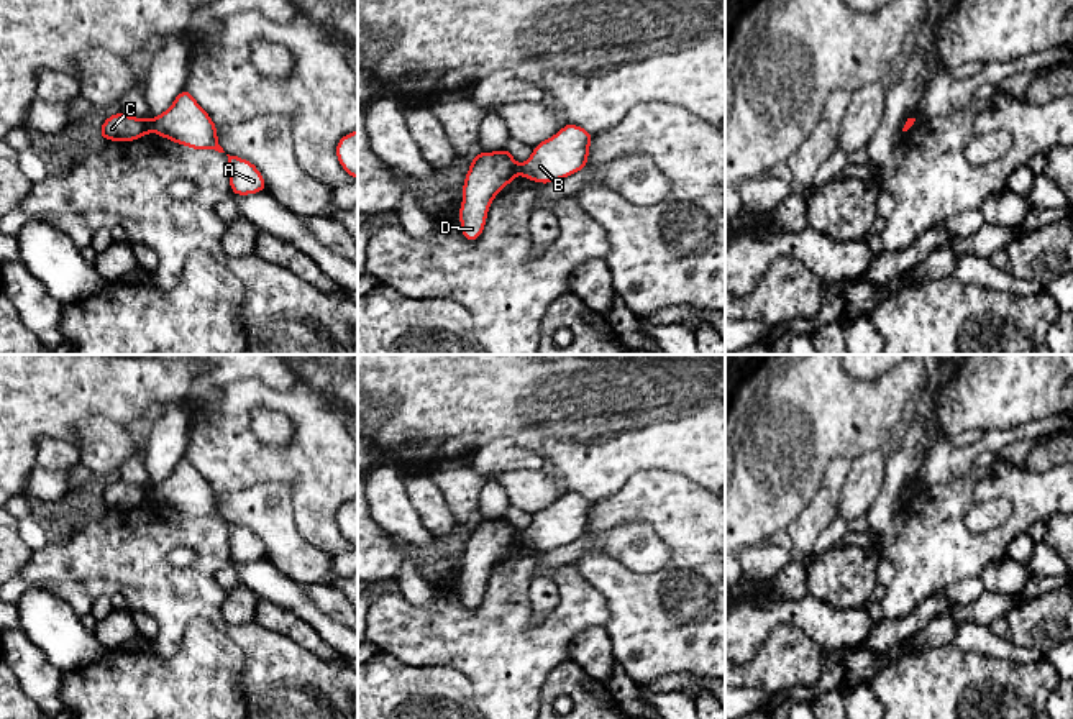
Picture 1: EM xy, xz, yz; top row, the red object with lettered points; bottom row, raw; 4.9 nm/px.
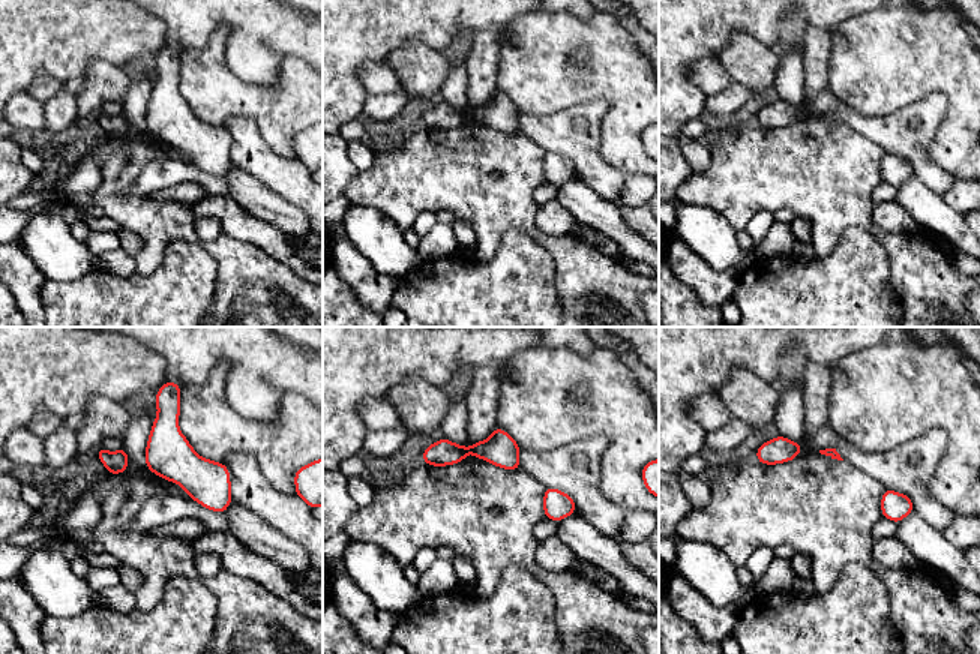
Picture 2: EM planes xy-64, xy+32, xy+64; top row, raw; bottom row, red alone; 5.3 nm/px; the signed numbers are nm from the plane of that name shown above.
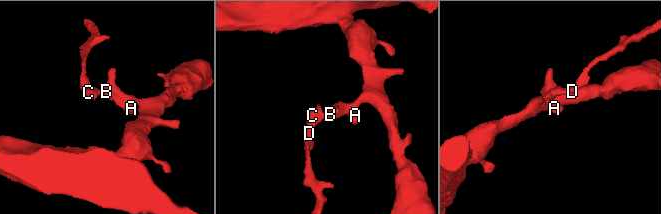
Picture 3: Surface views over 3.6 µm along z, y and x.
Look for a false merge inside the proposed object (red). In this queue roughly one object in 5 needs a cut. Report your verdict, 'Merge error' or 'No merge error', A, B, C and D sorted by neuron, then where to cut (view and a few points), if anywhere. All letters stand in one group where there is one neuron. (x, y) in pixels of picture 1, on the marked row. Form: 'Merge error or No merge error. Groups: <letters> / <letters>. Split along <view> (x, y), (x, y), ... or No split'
Merge error. Groups: A B / C D. Split along xy (150, 122), (151, 130)

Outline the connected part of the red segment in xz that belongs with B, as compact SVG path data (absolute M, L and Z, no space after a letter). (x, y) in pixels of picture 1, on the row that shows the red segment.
M566 123L563 130L538 143L532 156L518 166L518 174L548 184L584 169L589 158L592 133Z

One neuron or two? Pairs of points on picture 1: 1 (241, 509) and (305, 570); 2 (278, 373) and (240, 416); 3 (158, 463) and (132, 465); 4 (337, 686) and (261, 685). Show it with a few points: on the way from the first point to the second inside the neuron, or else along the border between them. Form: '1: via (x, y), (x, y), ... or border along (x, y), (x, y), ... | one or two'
1: via (258, 521), (291, 554) | one
2: border along (301, 380), (283, 391), (255, 380), (225, 386) | two
3: border along (145, 447), (145, 470), (150, 485) | two
4: via (319, 685), (279, 685) | one

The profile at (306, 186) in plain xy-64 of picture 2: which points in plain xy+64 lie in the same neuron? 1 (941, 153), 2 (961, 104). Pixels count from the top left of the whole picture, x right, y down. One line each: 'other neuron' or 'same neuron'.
1: other neuron
2: other neuron

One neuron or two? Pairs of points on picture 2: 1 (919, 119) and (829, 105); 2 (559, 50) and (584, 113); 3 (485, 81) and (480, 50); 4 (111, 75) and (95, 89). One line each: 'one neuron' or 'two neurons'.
1: one neuron
2: two neurons
3: one neuron
4: one neuron

